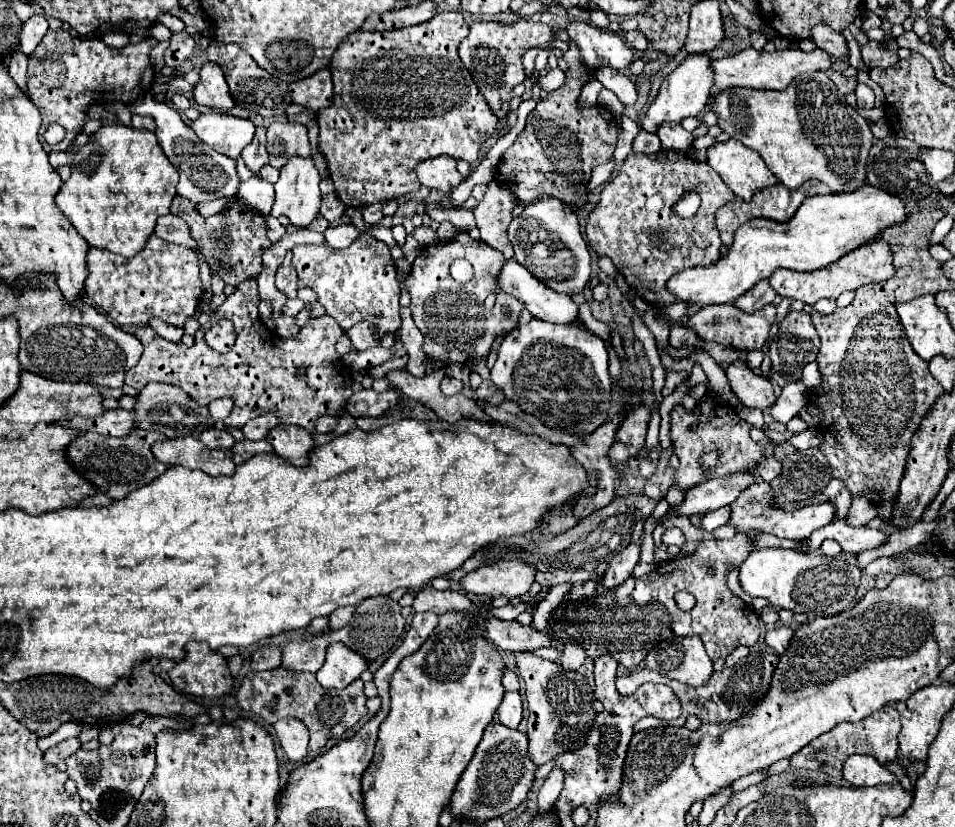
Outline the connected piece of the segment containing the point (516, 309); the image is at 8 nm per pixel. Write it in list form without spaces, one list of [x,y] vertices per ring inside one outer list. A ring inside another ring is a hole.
[[[459,232],[453,240],[431,244],[417,254],[405,286],[411,294],[409,308],[413,312],[413,320],[425,338],[423,350],[431,360],[445,360],[451,364],[467,362],[475,356],[485,358],[495,338],[505,336],[517,326],[517,318],[523,308],[517,298],[505,292],[497,292],[495,306],[491,310],[483,306],[485,298],[495,290],[493,276],[499,274],[503,262],[505,258],[501,252],[493,250],[483,240],[473,240],[467,232]],[[457,258],[469,260],[475,268],[475,276],[469,284],[459,284],[449,274],[449,266]],[[505,308],[509,308],[509,312],[503,312]]]

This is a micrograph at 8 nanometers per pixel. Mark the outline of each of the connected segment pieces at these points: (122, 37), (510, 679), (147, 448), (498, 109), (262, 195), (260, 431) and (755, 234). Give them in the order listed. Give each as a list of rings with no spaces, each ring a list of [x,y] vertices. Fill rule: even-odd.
[[[105,32],[103,36],[101,36],[101,40],[105,42],[105,44],[113,44],[113,46],[127,46],[129,44],[129,36],[127,34],[121,34],[121,32]]]
[[[503,668],[501,682],[503,682],[503,688],[505,688],[505,690],[519,690],[519,680],[517,680],[517,674],[515,674],[511,668]]]
[[[133,428],[129,436],[125,438],[109,438],[95,432],[79,434],[67,448],[67,462],[73,466],[77,474],[81,474],[99,494],[107,494],[113,500],[123,498],[131,490],[137,490],[149,482],[153,482],[157,476],[161,476],[169,466],[155,460],[151,446],[155,442],[165,440],[163,434],[157,432],[145,432],[139,428]]]
[[[519,20],[515,24],[501,24],[501,22],[475,22],[471,24],[469,36],[459,44],[459,58],[463,60],[465,68],[471,72],[473,80],[477,82],[481,94],[489,102],[493,114],[497,118],[505,118],[509,112],[511,90],[513,86],[525,80],[521,58],[531,46],[547,48],[551,42],[551,26],[539,20]]]
[[[253,176],[239,186],[237,198],[245,200],[245,204],[249,204],[251,208],[257,208],[257,212],[261,212],[265,216],[273,208],[275,190],[273,190],[273,184],[261,180],[259,176]]]
[[[265,414],[265,416],[261,416],[261,418],[249,420],[249,422],[241,428],[241,432],[243,432],[245,440],[263,440],[263,438],[267,436],[269,428],[275,428],[275,426],[279,426],[277,416]]]
[[[869,184],[849,194],[809,196],[787,222],[755,218],[741,224],[735,232],[733,244],[729,246],[727,254],[717,260],[717,264],[693,266],[677,276],[671,276],[667,290],[673,292],[681,302],[693,306],[729,304],[751,290],[759,280],[769,278],[777,268],[797,272],[825,268],[847,252],[879,236],[883,228],[899,224],[905,218],[907,212],[901,198]]]

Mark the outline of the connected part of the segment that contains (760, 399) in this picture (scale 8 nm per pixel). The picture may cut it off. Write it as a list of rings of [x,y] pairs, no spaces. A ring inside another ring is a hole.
[[[735,360],[727,368],[727,378],[729,378],[731,390],[741,400],[741,404],[747,408],[767,410],[777,400],[771,382],[767,378],[755,374],[743,360]]]

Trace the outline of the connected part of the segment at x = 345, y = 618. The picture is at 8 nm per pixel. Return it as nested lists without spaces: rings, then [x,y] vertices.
[[[347,606],[335,610],[335,612],[329,616],[329,620],[331,620],[331,630],[345,628],[345,624],[349,624],[349,620],[353,618],[353,614],[355,614],[355,608],[347,608]]]

